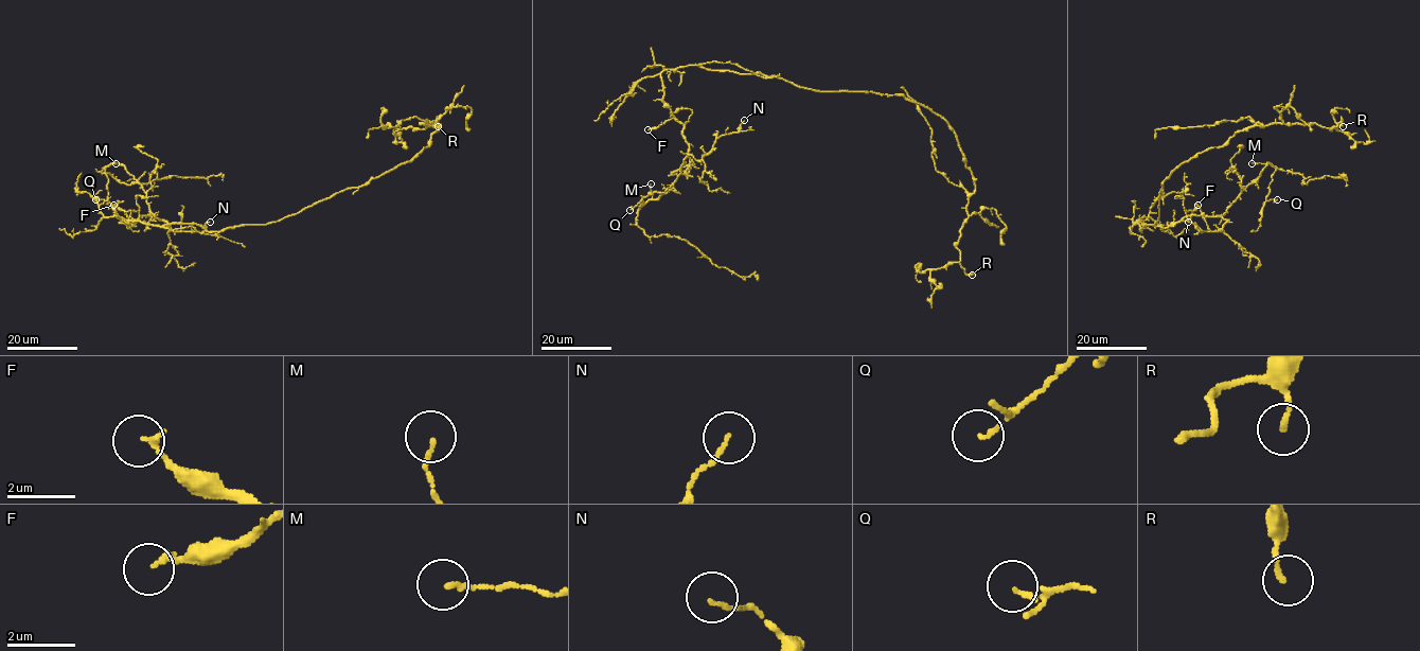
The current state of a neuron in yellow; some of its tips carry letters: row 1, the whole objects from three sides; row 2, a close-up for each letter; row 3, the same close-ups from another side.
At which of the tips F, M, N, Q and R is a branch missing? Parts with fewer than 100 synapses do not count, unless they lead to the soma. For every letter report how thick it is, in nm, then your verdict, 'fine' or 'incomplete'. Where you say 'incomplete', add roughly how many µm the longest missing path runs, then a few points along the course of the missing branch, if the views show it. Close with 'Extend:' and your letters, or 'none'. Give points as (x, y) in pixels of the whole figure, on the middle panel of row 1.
F: 170 nm | fine
M: 130 nm | fine
N: 100 nm | fine
Q: 120 nm | fine
R: 150 nm | fine
Extend: none

